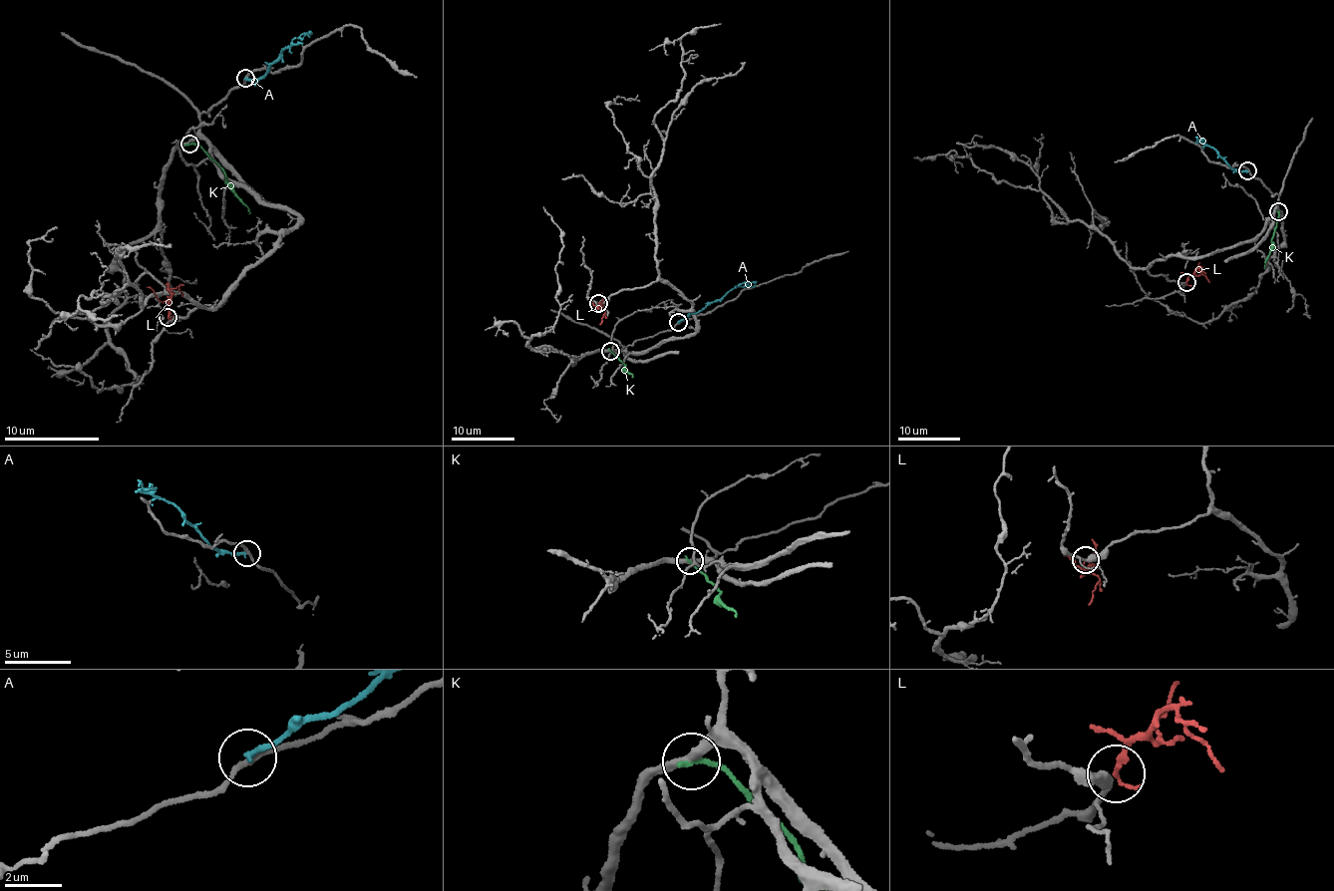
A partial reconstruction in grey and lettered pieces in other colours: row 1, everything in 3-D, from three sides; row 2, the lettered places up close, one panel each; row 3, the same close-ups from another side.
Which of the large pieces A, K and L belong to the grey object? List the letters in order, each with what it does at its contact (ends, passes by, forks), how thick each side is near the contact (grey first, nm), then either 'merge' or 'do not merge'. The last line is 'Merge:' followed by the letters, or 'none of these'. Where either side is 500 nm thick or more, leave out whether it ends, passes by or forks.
A: it ends; calibres 180 and 200 nm; do not merge
K: it ends; calibres 320 and 180 nm; do not merge
L: it ends; calibres 320 and 200 nm; merge
Merge: L

